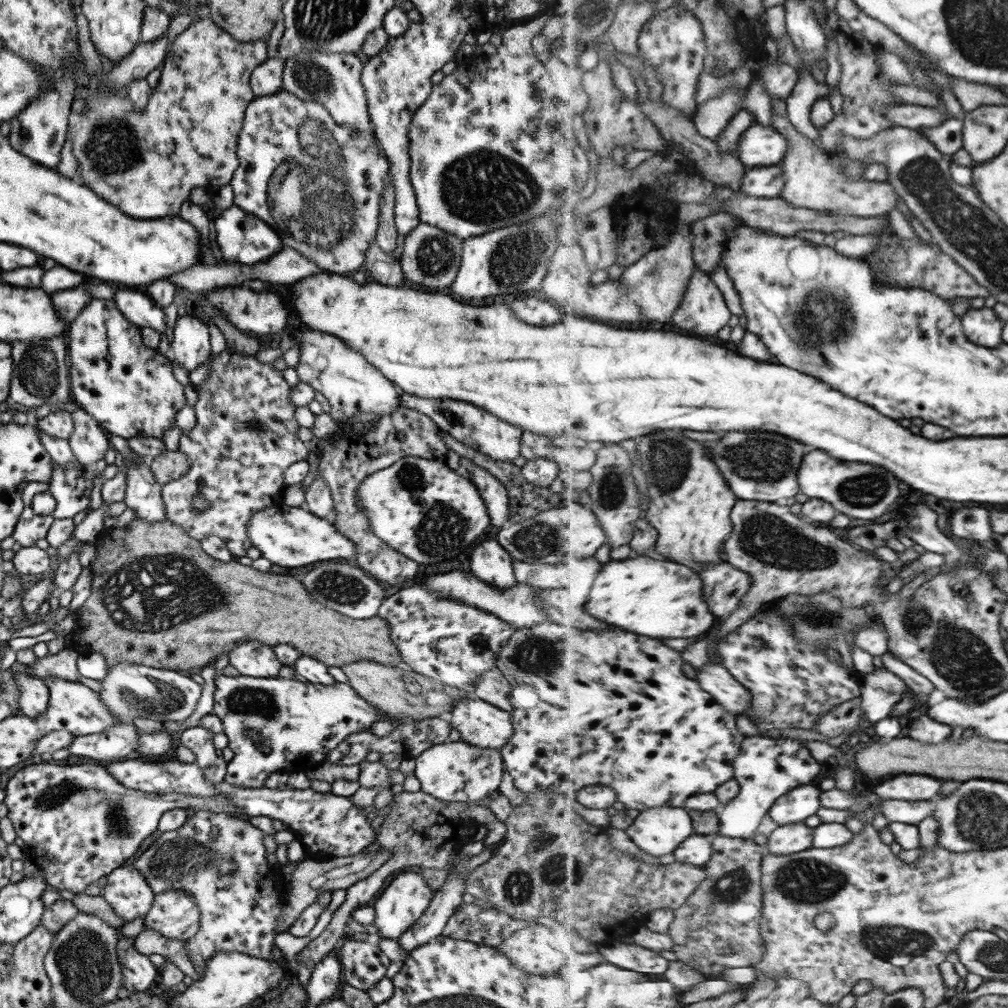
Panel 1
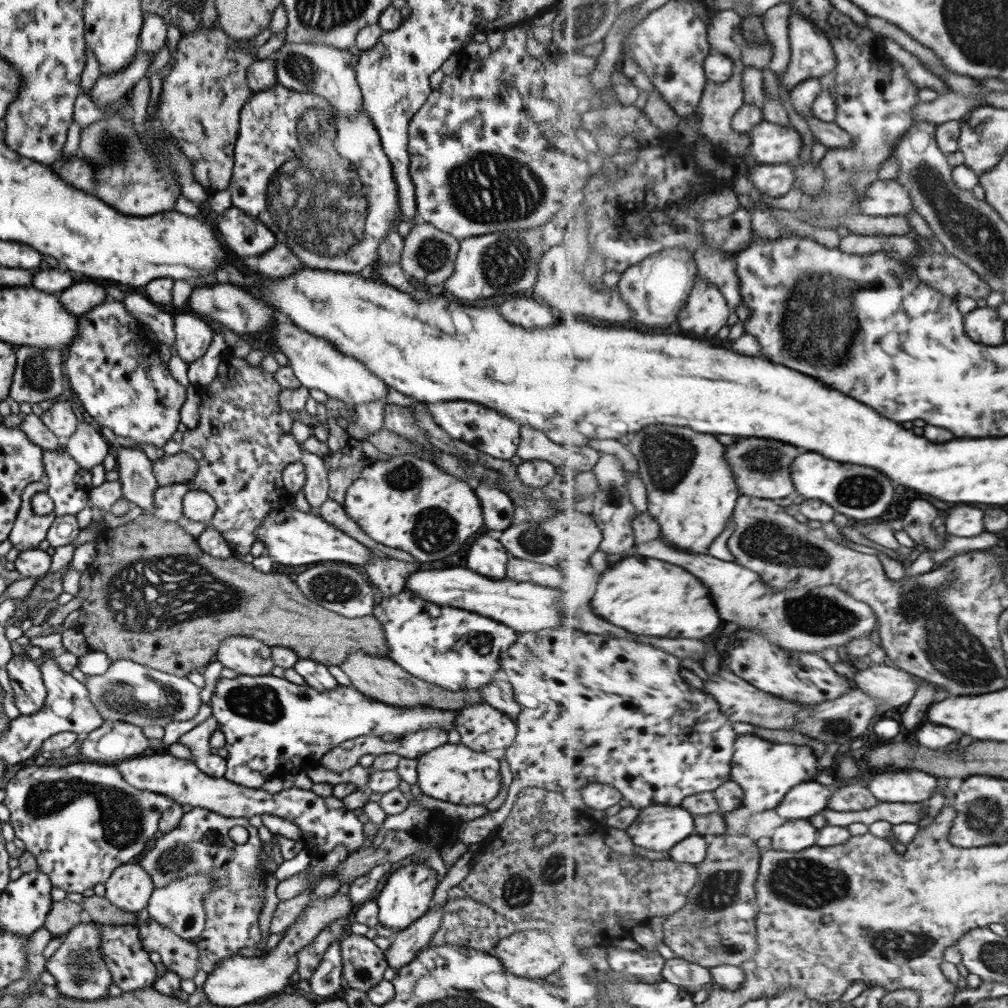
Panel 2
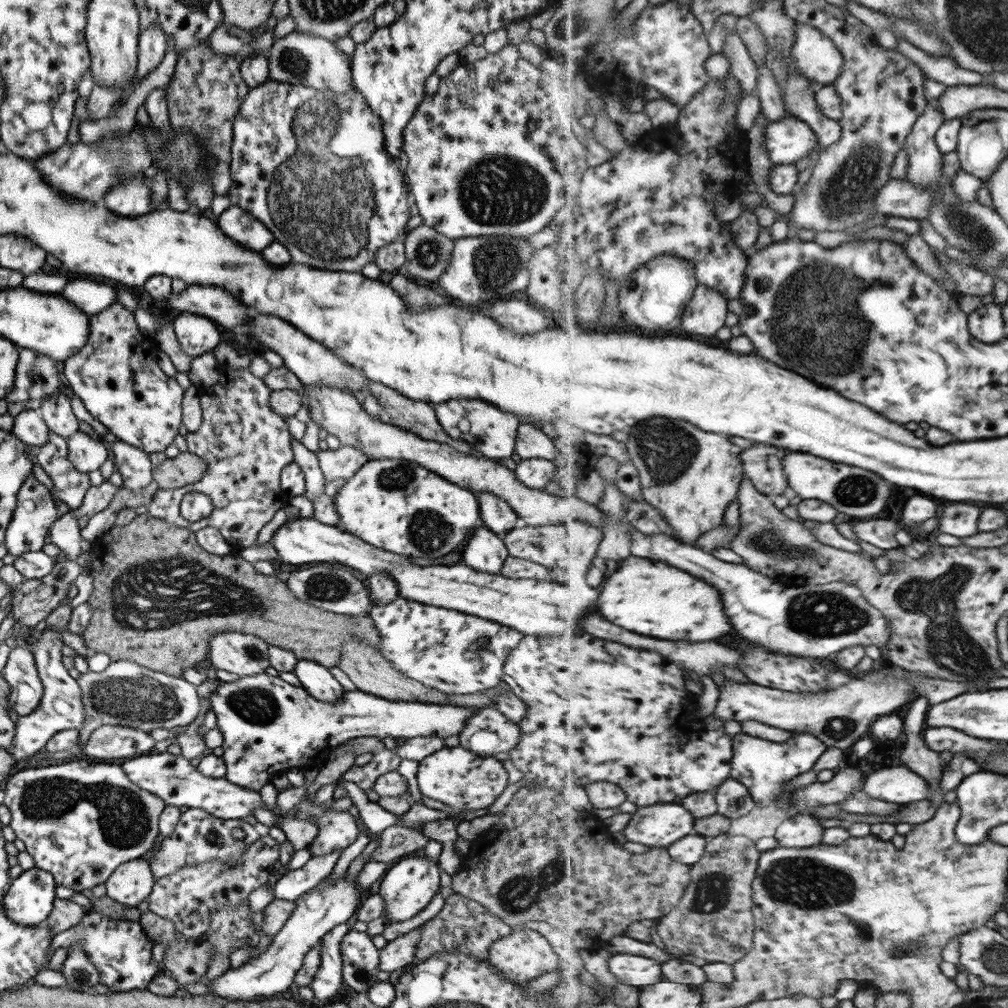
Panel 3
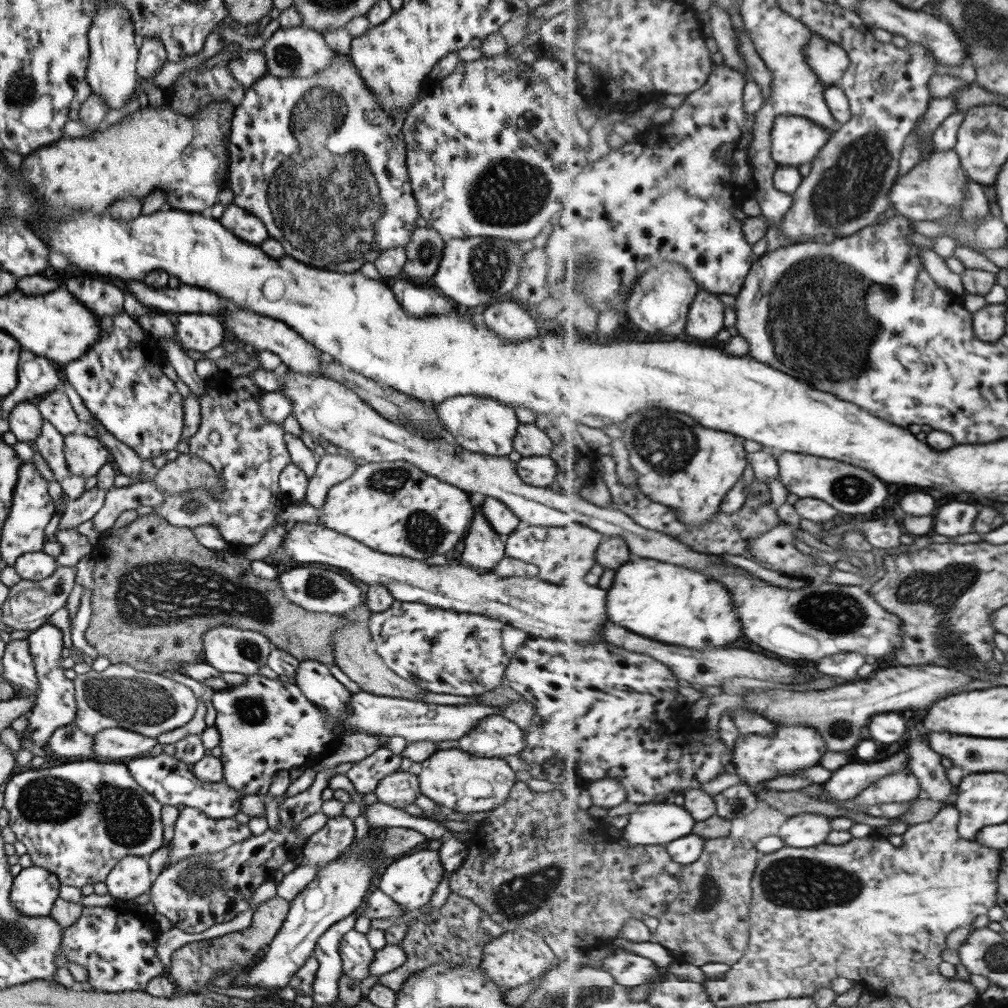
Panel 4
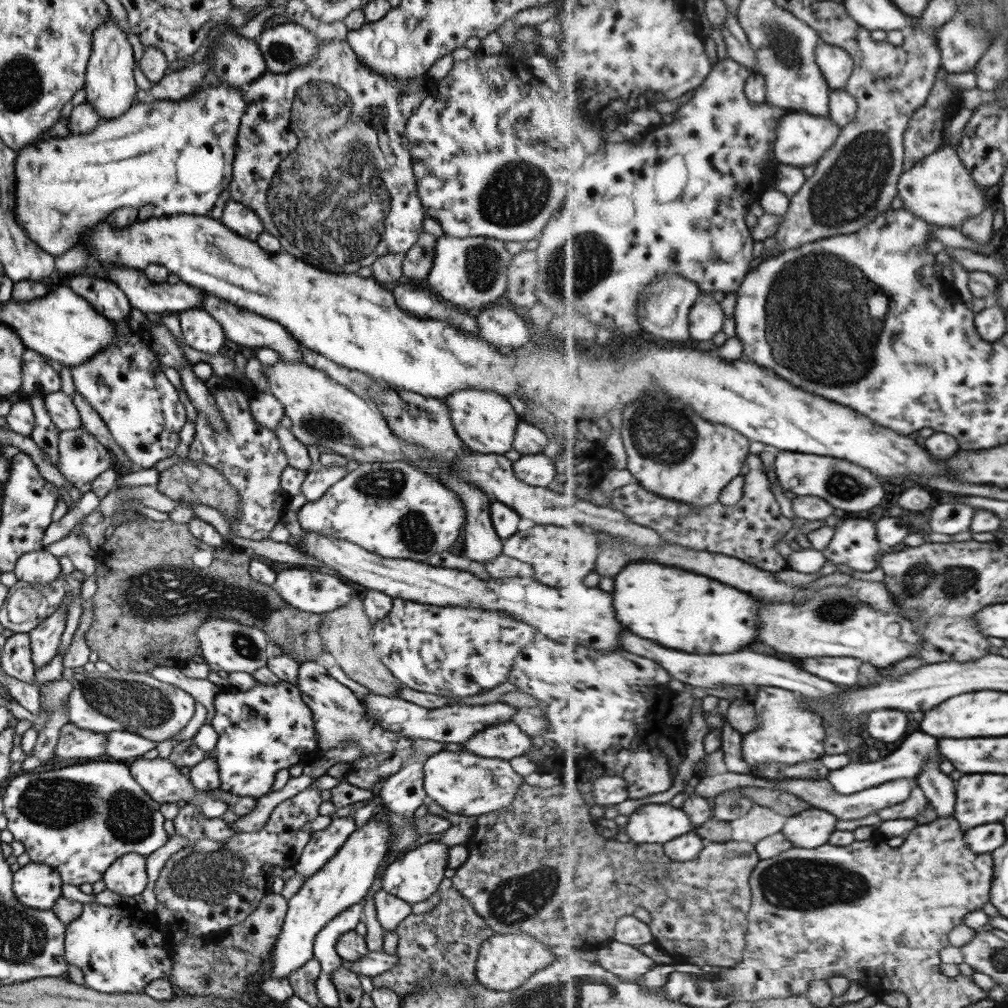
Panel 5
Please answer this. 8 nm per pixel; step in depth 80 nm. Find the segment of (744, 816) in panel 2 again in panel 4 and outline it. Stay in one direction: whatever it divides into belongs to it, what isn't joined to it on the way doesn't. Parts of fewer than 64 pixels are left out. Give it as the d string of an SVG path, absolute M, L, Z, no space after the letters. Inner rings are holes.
M777 723L774 726L774 735L739 735L733 751L732 763L736 766L735 773L739 773L745 784L751 786L757 794L768 791L763 787L767 780L775 776L797 774L798 770L819 765L828 748L824 736L815 728L807 725L787 726Z

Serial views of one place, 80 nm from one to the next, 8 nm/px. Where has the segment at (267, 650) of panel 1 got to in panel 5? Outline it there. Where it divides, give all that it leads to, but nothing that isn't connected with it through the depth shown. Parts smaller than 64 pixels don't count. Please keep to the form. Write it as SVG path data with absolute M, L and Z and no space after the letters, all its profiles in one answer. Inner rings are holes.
M207 617L197 626L195 637L199 642L200 656L207 663L210 670L224 670L230 672L248 672L265 666L268 659L269 640L267 636L255 628L243 626L237 621L219 617Z

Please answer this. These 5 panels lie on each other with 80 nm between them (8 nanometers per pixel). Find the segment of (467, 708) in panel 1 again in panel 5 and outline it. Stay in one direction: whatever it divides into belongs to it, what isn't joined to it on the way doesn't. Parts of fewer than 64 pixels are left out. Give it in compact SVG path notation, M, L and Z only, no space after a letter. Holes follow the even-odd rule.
M511 721L483 728L463 744L468 753L506 761L525 755L530 746L530 738Z

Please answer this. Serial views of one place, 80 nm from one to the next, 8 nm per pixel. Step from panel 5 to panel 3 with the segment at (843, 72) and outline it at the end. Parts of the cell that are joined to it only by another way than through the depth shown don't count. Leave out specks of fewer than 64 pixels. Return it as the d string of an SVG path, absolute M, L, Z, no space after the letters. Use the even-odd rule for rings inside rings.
M797 22L797 40L792 50L798 69L824 86L835 84L844 68L845 57L832 38L814 26Z

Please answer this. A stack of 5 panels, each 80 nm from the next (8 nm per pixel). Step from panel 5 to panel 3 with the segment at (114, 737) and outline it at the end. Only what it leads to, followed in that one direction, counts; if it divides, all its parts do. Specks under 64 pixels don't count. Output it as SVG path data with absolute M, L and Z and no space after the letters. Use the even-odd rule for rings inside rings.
M107 724L91 732L84 742L82 752L95 760L126 760L150 754L153 745L153 739L146 732Z

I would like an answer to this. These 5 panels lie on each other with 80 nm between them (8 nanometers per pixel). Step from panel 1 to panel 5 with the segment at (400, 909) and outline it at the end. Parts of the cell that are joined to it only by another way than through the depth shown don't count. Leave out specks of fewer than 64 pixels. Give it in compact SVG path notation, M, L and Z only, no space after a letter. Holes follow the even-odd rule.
M427 842L414 850L399 854L386 866L382 874L381 889L410 905L433 897L438 884L444 879L443 872L448 866L447 848L441 842Z

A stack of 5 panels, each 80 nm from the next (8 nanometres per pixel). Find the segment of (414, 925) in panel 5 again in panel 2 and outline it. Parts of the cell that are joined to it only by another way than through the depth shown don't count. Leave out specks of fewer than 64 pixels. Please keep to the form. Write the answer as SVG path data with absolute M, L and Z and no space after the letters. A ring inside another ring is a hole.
M467 896L464 898L446 898L437 930L433 932L425 947L441 946L442 943L448 943L488 952L497 941L513 932L518 932L517 923L505 920L500 914L484 904L475 902Z

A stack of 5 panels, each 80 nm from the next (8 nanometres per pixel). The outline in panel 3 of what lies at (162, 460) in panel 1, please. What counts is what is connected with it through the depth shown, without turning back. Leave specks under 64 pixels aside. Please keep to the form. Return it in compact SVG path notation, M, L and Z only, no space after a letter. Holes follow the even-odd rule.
M185 451L153 466L152 480L161 490L181 488L197 482L207 469L208 466L202 458Z

